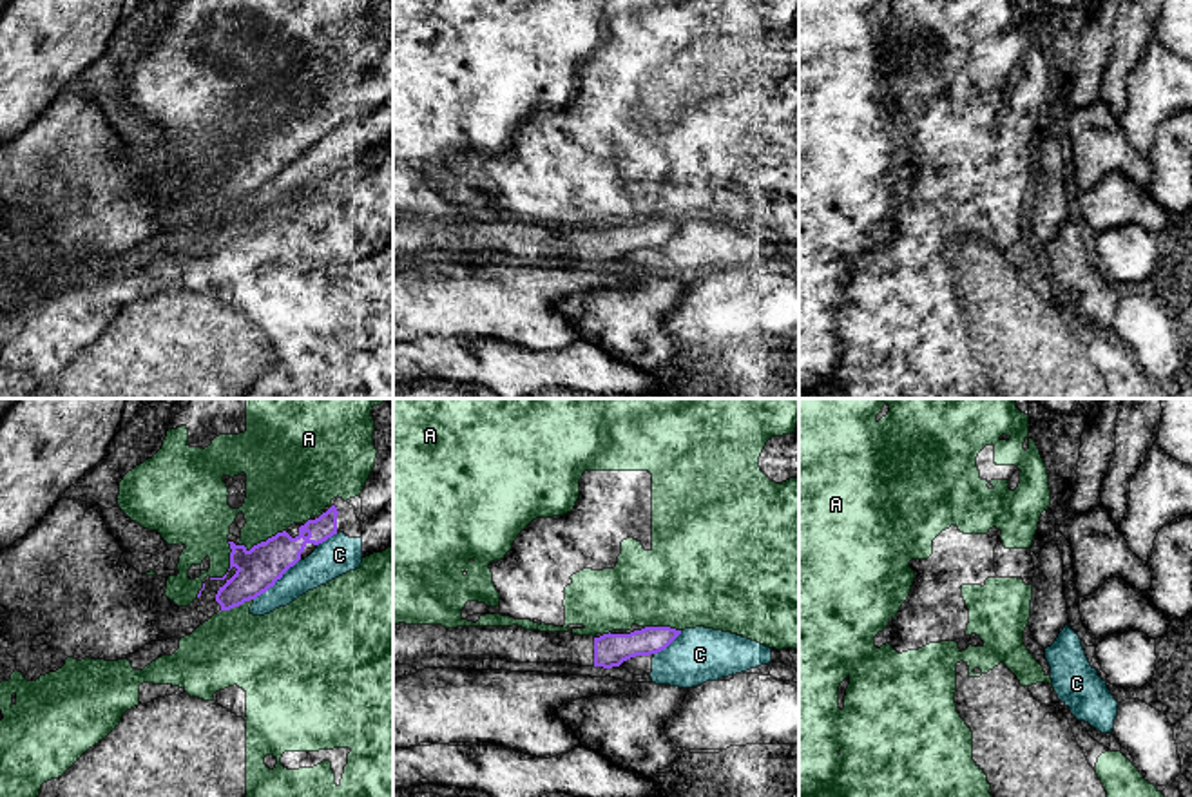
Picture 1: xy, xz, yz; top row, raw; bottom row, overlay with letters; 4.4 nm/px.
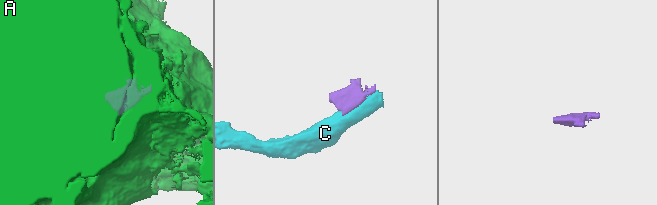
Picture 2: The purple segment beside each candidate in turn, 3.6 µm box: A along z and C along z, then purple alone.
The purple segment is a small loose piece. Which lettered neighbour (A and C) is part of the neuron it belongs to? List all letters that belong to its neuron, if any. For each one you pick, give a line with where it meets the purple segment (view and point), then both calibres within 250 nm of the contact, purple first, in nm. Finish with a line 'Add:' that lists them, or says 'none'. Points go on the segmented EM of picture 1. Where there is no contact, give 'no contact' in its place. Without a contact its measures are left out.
Add: none

